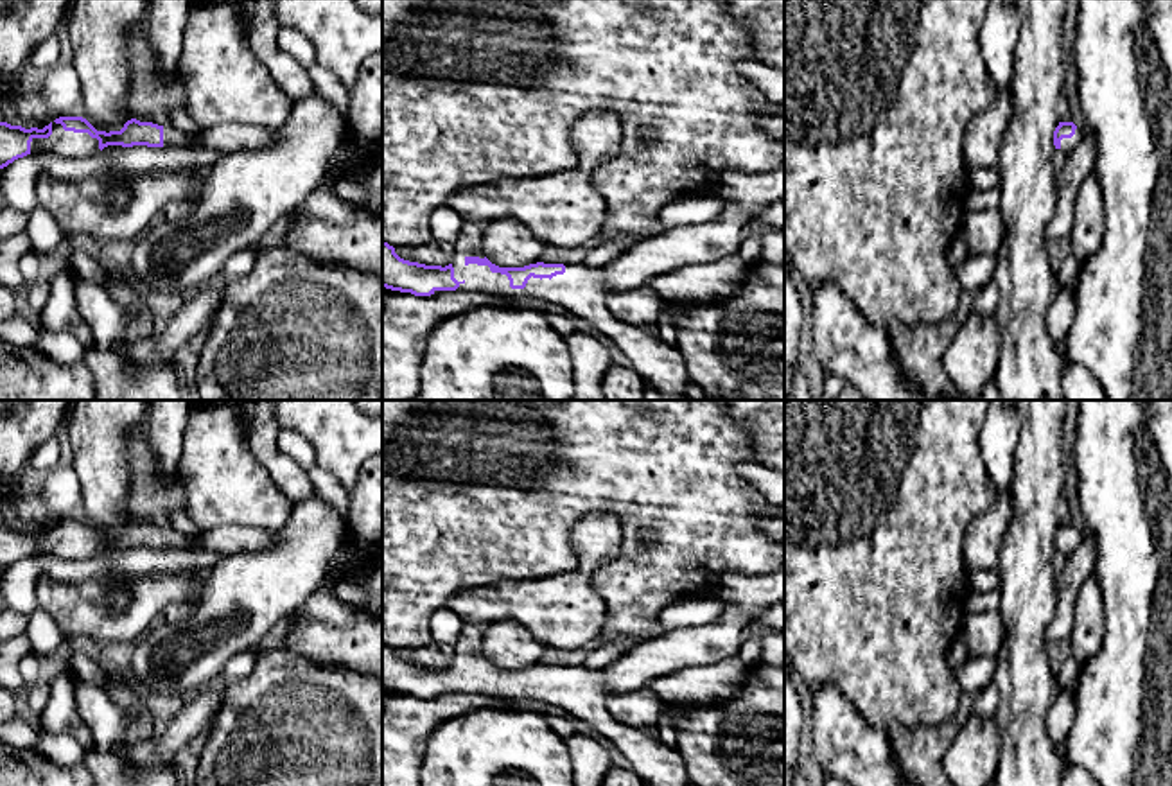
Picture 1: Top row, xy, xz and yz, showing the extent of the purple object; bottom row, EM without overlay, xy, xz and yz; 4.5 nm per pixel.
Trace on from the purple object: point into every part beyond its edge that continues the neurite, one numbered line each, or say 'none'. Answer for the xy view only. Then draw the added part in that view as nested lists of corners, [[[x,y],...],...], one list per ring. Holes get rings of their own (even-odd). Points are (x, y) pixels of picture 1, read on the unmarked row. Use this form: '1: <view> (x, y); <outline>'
1: xy (69, 546); [[[52,524],[48,540],[32,540],[31,556],[54,555],[65,560],[86,560],[101,555],[99,542],[88,535],[65,533],[61,526]]]

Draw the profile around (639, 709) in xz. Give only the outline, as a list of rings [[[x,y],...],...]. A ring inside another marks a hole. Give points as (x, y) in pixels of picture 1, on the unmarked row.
[[[644,686],[635,691],[607,694],[605,705],[608,716],[621,725],[657,736],[657,721],[666,703]]]

